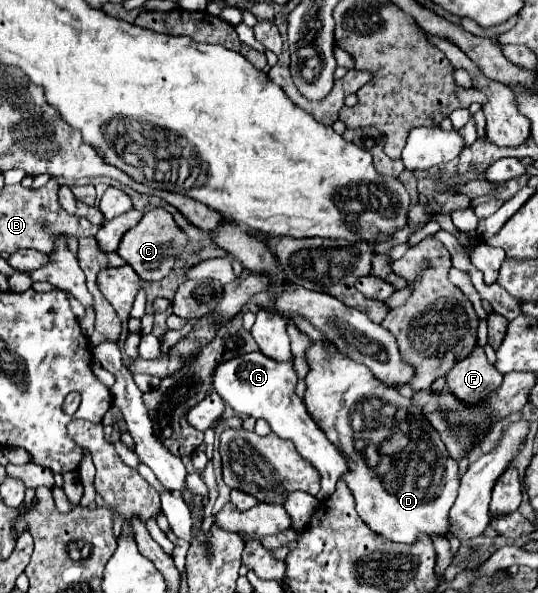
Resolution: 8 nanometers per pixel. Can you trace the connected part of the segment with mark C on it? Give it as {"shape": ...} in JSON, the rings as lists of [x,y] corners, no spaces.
{"shape":[[[152,209],[142,217],[142,221],[138,221],[138,225],[134,225],[130,231],[124,233],[116,251],[140,275],[140,279],[160,281],[172,271],[178,251],[186,247],[186,241],[188,237],[176,227],[170,213],[166,213],[164,209]]]}

